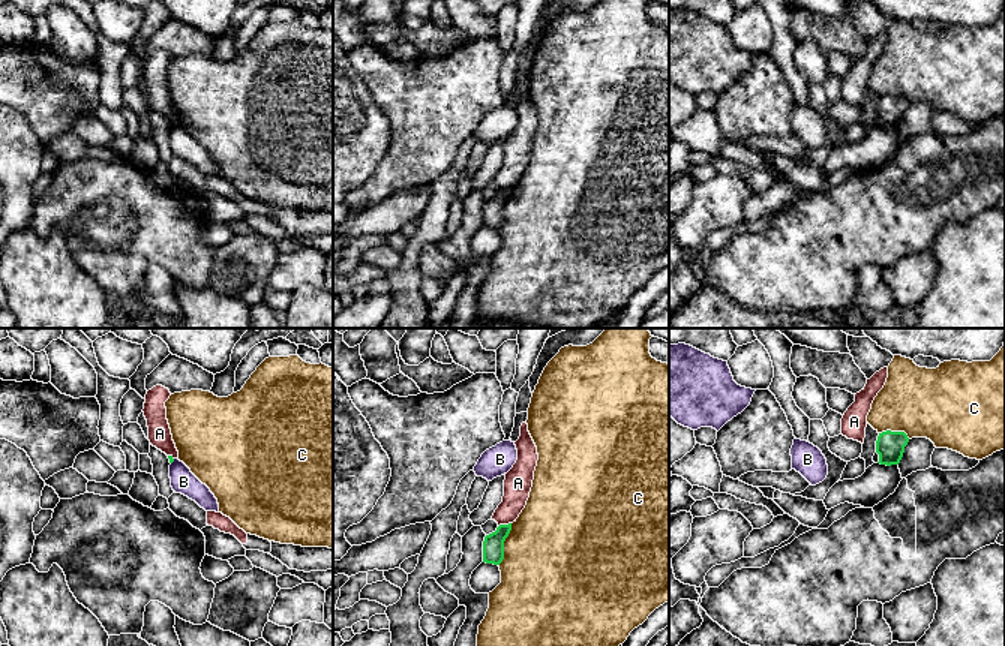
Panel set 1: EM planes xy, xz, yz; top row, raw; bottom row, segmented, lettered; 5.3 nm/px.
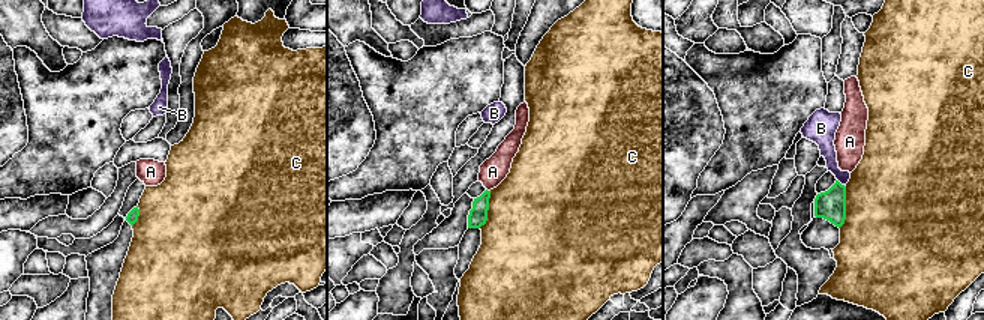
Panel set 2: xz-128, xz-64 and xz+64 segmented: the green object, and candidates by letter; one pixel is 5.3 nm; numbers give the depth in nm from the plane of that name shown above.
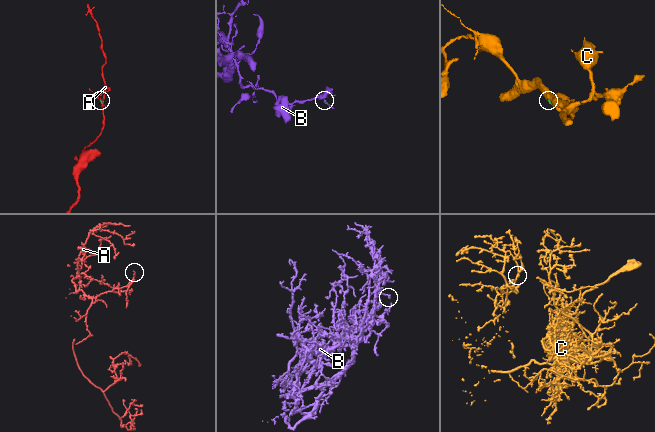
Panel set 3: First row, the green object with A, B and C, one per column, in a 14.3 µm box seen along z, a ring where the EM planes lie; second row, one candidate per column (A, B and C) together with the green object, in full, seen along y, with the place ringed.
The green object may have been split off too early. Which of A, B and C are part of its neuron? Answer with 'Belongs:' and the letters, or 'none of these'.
Belongs: none of these

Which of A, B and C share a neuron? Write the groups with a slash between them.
A / B / C

